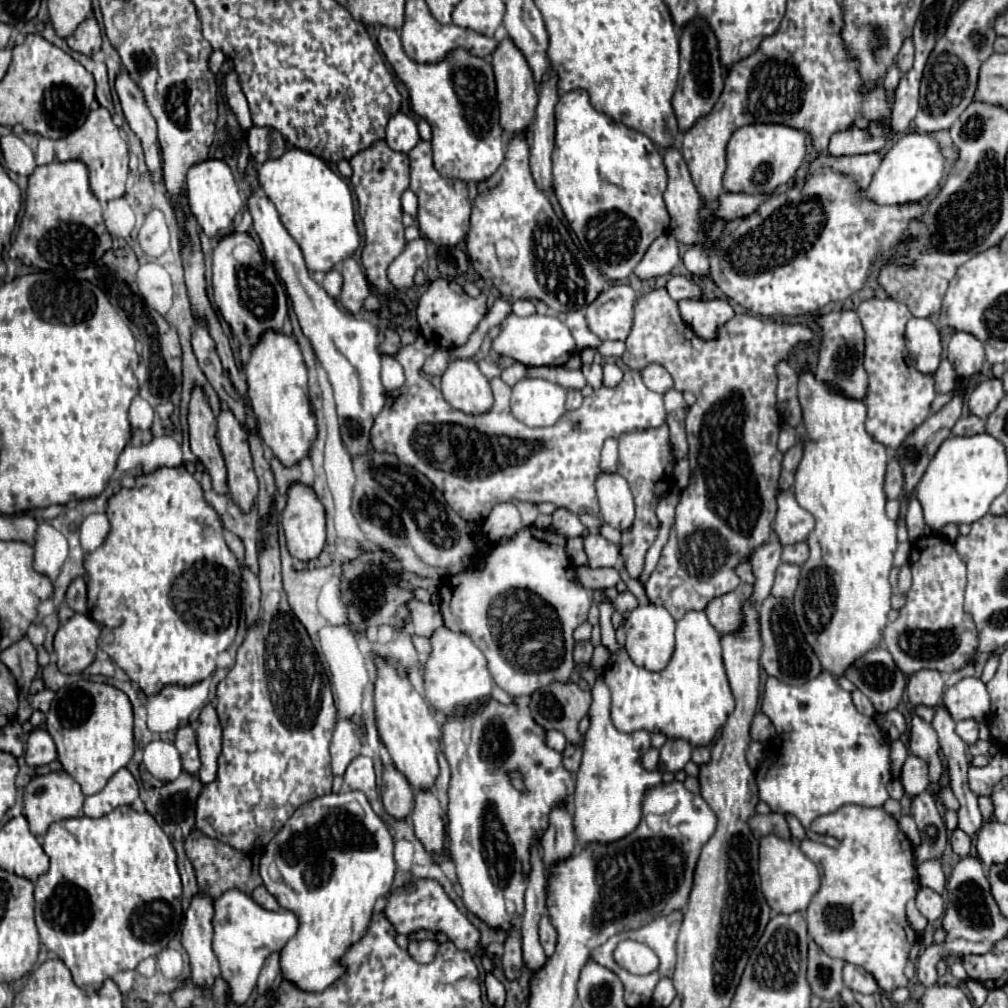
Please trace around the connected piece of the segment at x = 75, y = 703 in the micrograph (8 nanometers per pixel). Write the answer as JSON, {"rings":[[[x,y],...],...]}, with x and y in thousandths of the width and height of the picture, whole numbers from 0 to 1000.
{"rings":[[[75,676],[56,686],[46,713],[46,723],[58,743],[58,755],[75,773],[83,789],[101,785],[107,773],[127,759],[133,749],[131,721],[129,693],[111,680],[91,676]]]}

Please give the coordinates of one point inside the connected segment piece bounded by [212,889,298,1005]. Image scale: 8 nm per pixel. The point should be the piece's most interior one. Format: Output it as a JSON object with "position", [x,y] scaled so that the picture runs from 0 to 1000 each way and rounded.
{"position":[243,927]}

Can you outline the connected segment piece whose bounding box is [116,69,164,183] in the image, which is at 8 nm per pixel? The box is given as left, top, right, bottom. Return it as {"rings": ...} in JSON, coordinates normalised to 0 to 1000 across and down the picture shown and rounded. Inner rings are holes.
{"rings":[[[123,68],[119,70],[119,74],[115,78],[115,92],[119,96],[123,116],[129,124],[129,128],[141,140],[141,148],[143,148],[143,156],[145,156],[145,164],[151,174],[151,180],[159,182],[163,176],[161,176],[159,146],[157,146],[157,138],[155,138],[155,120],[145,106],[141,90],[137,88],[137,84],[129,78],[129,74]]]}

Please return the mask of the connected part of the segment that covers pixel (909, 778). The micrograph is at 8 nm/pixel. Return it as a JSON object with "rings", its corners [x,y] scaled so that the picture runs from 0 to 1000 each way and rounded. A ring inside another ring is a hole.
{"rings":[[[901,749],[899,757],[895,761],[895,767],[893,767],[893,775],[901,789],[911,789],[911,787],[923,783],[921,759],[913,751]]]}

